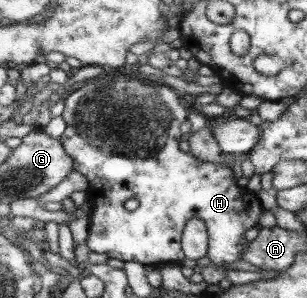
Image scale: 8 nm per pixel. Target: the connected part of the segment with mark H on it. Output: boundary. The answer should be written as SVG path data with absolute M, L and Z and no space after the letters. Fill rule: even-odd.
M134 66L108 67L94 79L77 90L67 91L64 97L64 112L61 117L67 129L60 139L65 153L73 160L73 169L89 182L87 198L91 200L92 214L86 243L90 251L104 253L108 258L123 262L136 261L141 265L156 267L164 264L180 264L185 259L181 249L181 235L190 219L204 221L208 234L207 257L214 266L236 264L244 256L246 239L244 233L258 224L262 205L254 193L242 189L234 181L234 173L225 166L202 162L190 153L170 145L168 129L172 121L182 123L186 109L180 105L178 95L166 87L154 74L139 73ZM129 199L136 199L140 206L133 211L124 208Z

